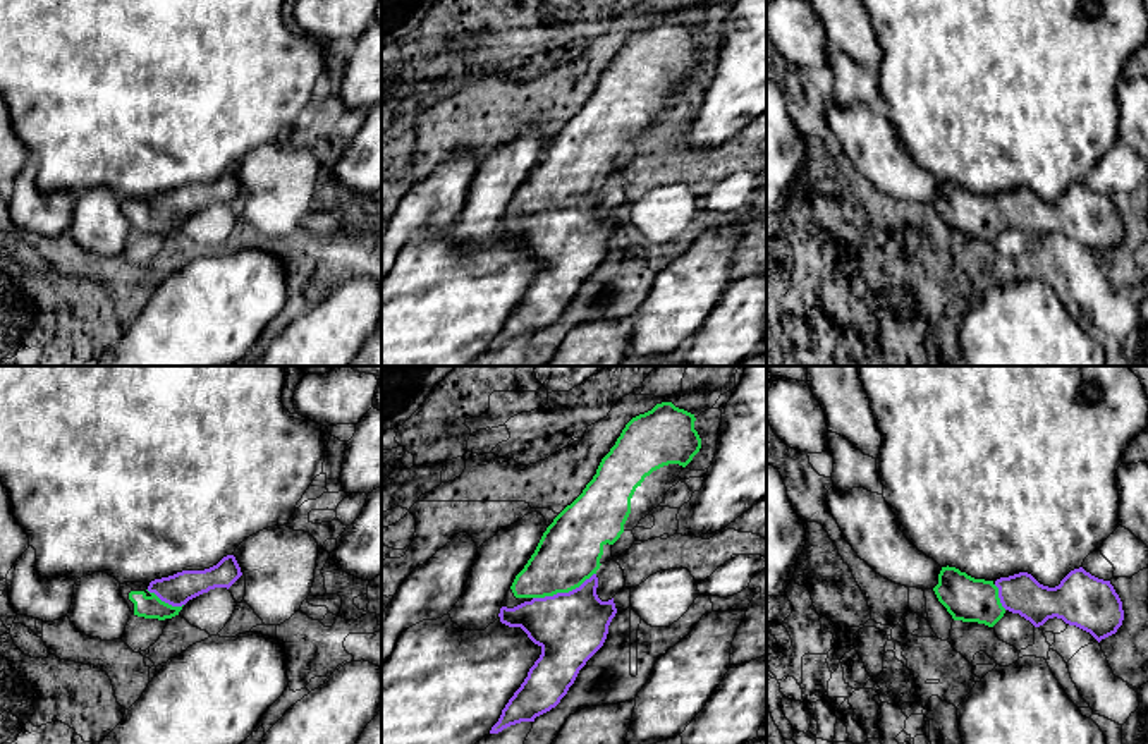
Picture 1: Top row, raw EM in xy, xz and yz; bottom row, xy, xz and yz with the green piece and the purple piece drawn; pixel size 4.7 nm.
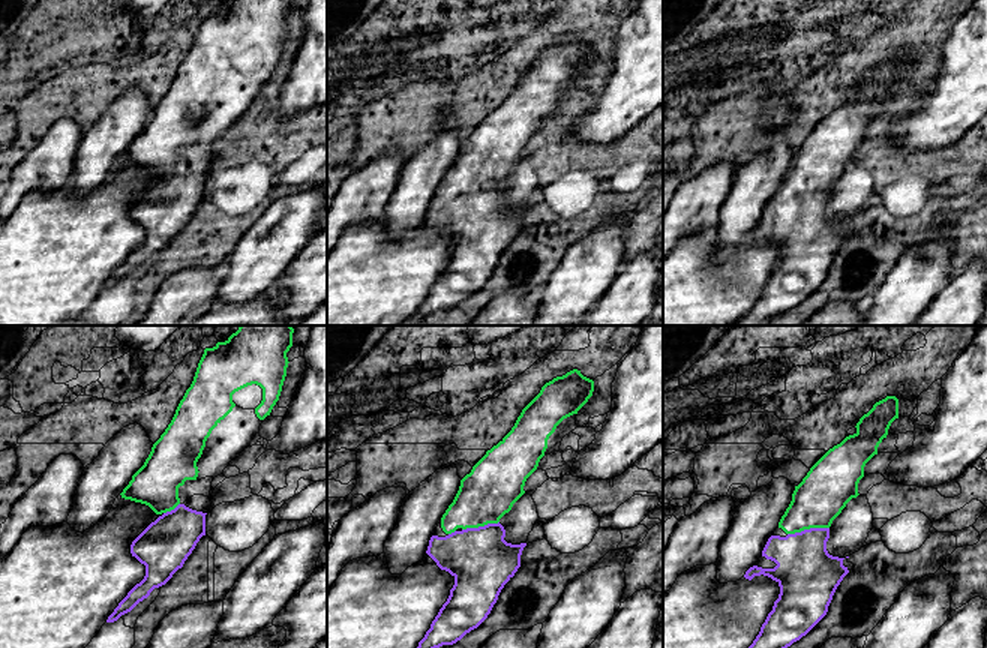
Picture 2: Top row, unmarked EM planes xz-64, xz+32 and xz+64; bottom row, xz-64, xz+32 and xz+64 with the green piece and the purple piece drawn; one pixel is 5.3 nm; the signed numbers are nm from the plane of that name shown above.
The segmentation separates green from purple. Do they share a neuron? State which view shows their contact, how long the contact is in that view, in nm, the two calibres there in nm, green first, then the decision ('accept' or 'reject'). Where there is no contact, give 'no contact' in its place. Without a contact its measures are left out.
contact in xz; length 320 nm; calibres 300 and 320 nm; accept

